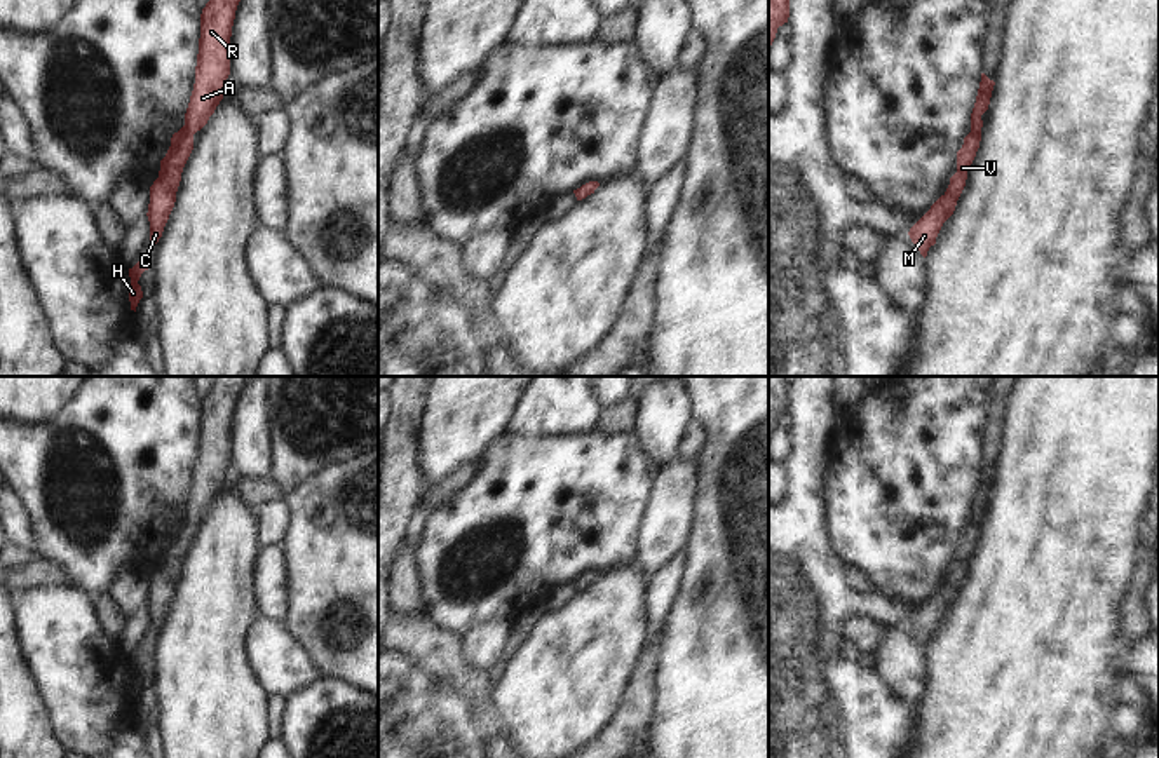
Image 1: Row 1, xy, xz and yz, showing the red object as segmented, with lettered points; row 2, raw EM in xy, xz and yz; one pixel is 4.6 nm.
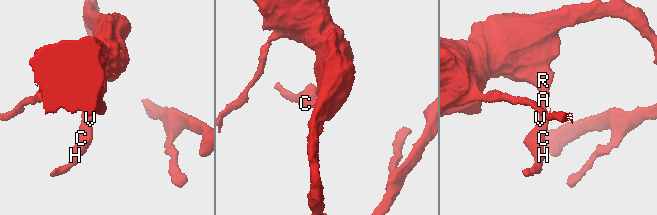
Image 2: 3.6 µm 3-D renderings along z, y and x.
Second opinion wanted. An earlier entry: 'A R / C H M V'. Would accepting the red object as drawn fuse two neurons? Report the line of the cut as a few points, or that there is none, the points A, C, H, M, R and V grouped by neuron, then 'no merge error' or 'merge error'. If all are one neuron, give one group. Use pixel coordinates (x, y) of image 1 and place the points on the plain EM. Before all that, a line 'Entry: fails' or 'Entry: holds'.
Entry: fails
no cut | A C H M R V | no merge error

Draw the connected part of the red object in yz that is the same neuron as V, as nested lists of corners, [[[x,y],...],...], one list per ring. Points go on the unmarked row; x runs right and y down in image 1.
[[[981,464],[976,493],[971,504],[971,523],[964,528],[962,538],[957,542],[957,563],[950,568],[946,582],[931,596],[931,599],[910,619],[908,626],[925,648],[943,613],[953,605],[957,591],[966,577],[967,561],[976,547],[981,531],[981,505],[988,500],[995,472]]]

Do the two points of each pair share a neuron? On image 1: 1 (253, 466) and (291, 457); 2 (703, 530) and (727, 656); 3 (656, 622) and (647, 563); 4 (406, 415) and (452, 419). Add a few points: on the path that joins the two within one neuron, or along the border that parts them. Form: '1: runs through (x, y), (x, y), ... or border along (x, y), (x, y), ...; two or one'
1: border along (267, 420), (271, 478); two
2: runs through (725, 561), (727, 624); one
3: border along (682, 551), (647, 577); two
4: border along (426, 394), (417, 457); two

